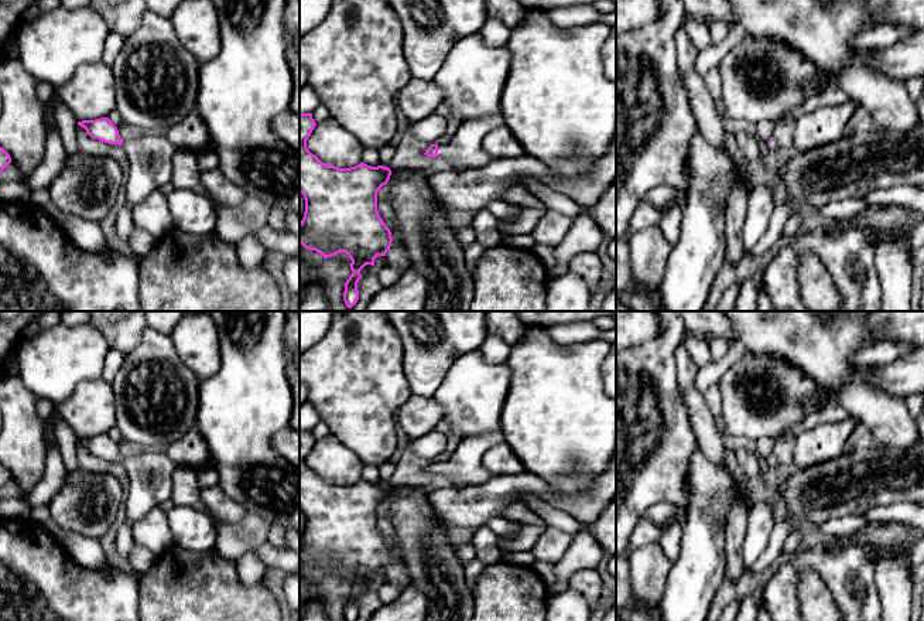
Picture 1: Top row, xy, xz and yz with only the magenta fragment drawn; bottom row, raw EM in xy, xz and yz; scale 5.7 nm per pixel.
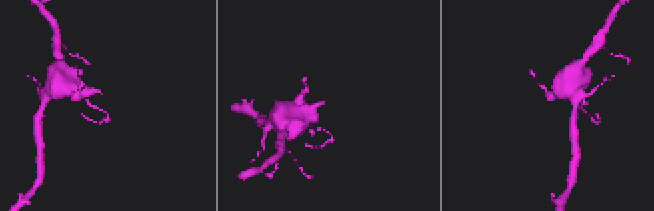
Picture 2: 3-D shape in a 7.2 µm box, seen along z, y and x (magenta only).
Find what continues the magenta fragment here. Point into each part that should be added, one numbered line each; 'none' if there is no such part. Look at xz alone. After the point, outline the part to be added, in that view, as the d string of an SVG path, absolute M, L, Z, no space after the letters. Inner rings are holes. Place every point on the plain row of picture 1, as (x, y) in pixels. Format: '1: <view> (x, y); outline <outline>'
1: xz (464, 467); outline M497 430L459 440L456 450L438 463L438 472L446 475L456 488L483 484L490 478L483 455L503 441L503 434Z

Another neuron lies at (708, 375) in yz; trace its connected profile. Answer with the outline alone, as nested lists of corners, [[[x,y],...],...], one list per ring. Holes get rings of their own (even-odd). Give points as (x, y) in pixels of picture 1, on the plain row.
[[[739,339],[728,347],[726,355],[721,361],[711,361],[698,371],[695,389],[705,395],[706,389],[716,383],[723,373],[747,351],[746,344]]]

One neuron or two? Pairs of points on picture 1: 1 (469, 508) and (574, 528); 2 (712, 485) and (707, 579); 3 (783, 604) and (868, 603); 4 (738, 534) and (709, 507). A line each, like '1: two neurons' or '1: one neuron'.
1: two neurons
2: one neuron
3: one neuron
4: two neurons

